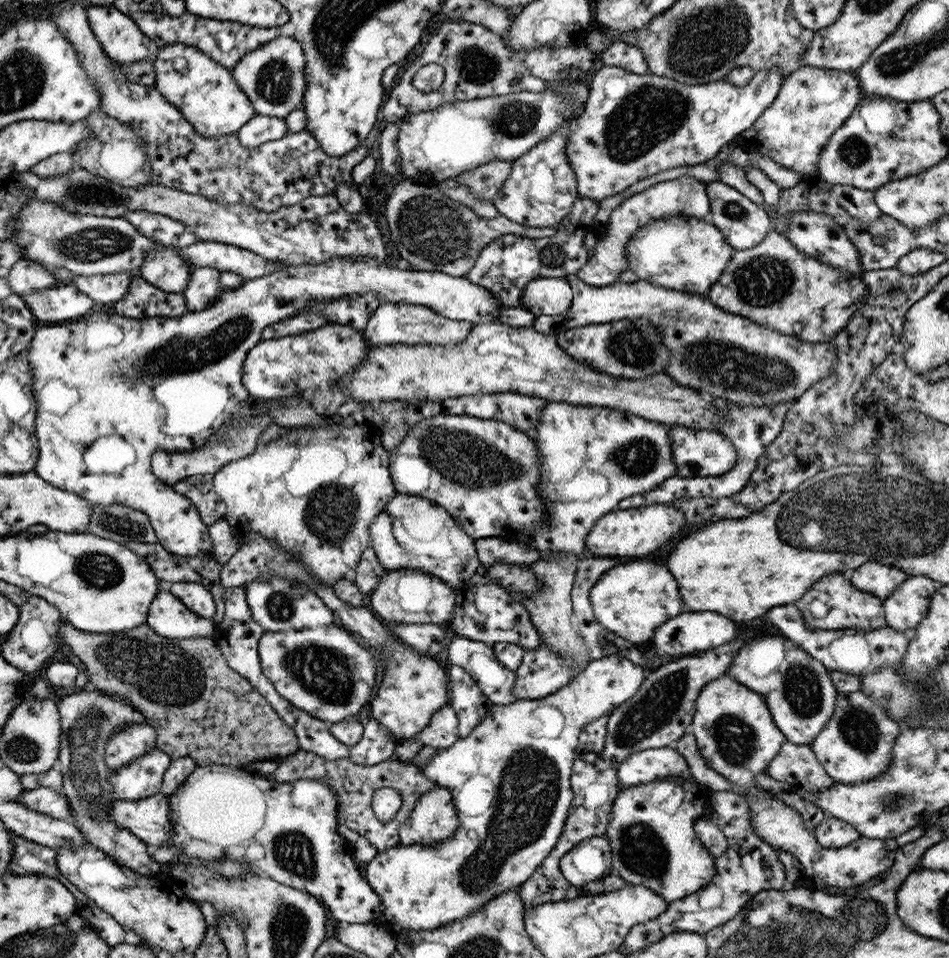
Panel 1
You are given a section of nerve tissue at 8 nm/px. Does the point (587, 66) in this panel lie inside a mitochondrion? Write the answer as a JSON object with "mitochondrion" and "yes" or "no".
{"mitochondrion":"no"}

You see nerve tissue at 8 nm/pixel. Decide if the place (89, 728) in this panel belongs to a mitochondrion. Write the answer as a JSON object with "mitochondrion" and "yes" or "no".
{"mitochondrion":"yes"}

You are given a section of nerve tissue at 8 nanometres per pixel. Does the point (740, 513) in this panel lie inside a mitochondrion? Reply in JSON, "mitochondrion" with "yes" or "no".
{"mitochondrion":"no"}

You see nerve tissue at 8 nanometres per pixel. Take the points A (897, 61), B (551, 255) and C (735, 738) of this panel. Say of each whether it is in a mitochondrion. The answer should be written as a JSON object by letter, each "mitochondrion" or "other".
{"A":"mitochondrion","B":"mitochondrion","C":"mitochondrion"}

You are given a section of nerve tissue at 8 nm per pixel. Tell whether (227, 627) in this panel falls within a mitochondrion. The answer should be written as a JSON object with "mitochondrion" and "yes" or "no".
{"mitochondrion":"no"}

